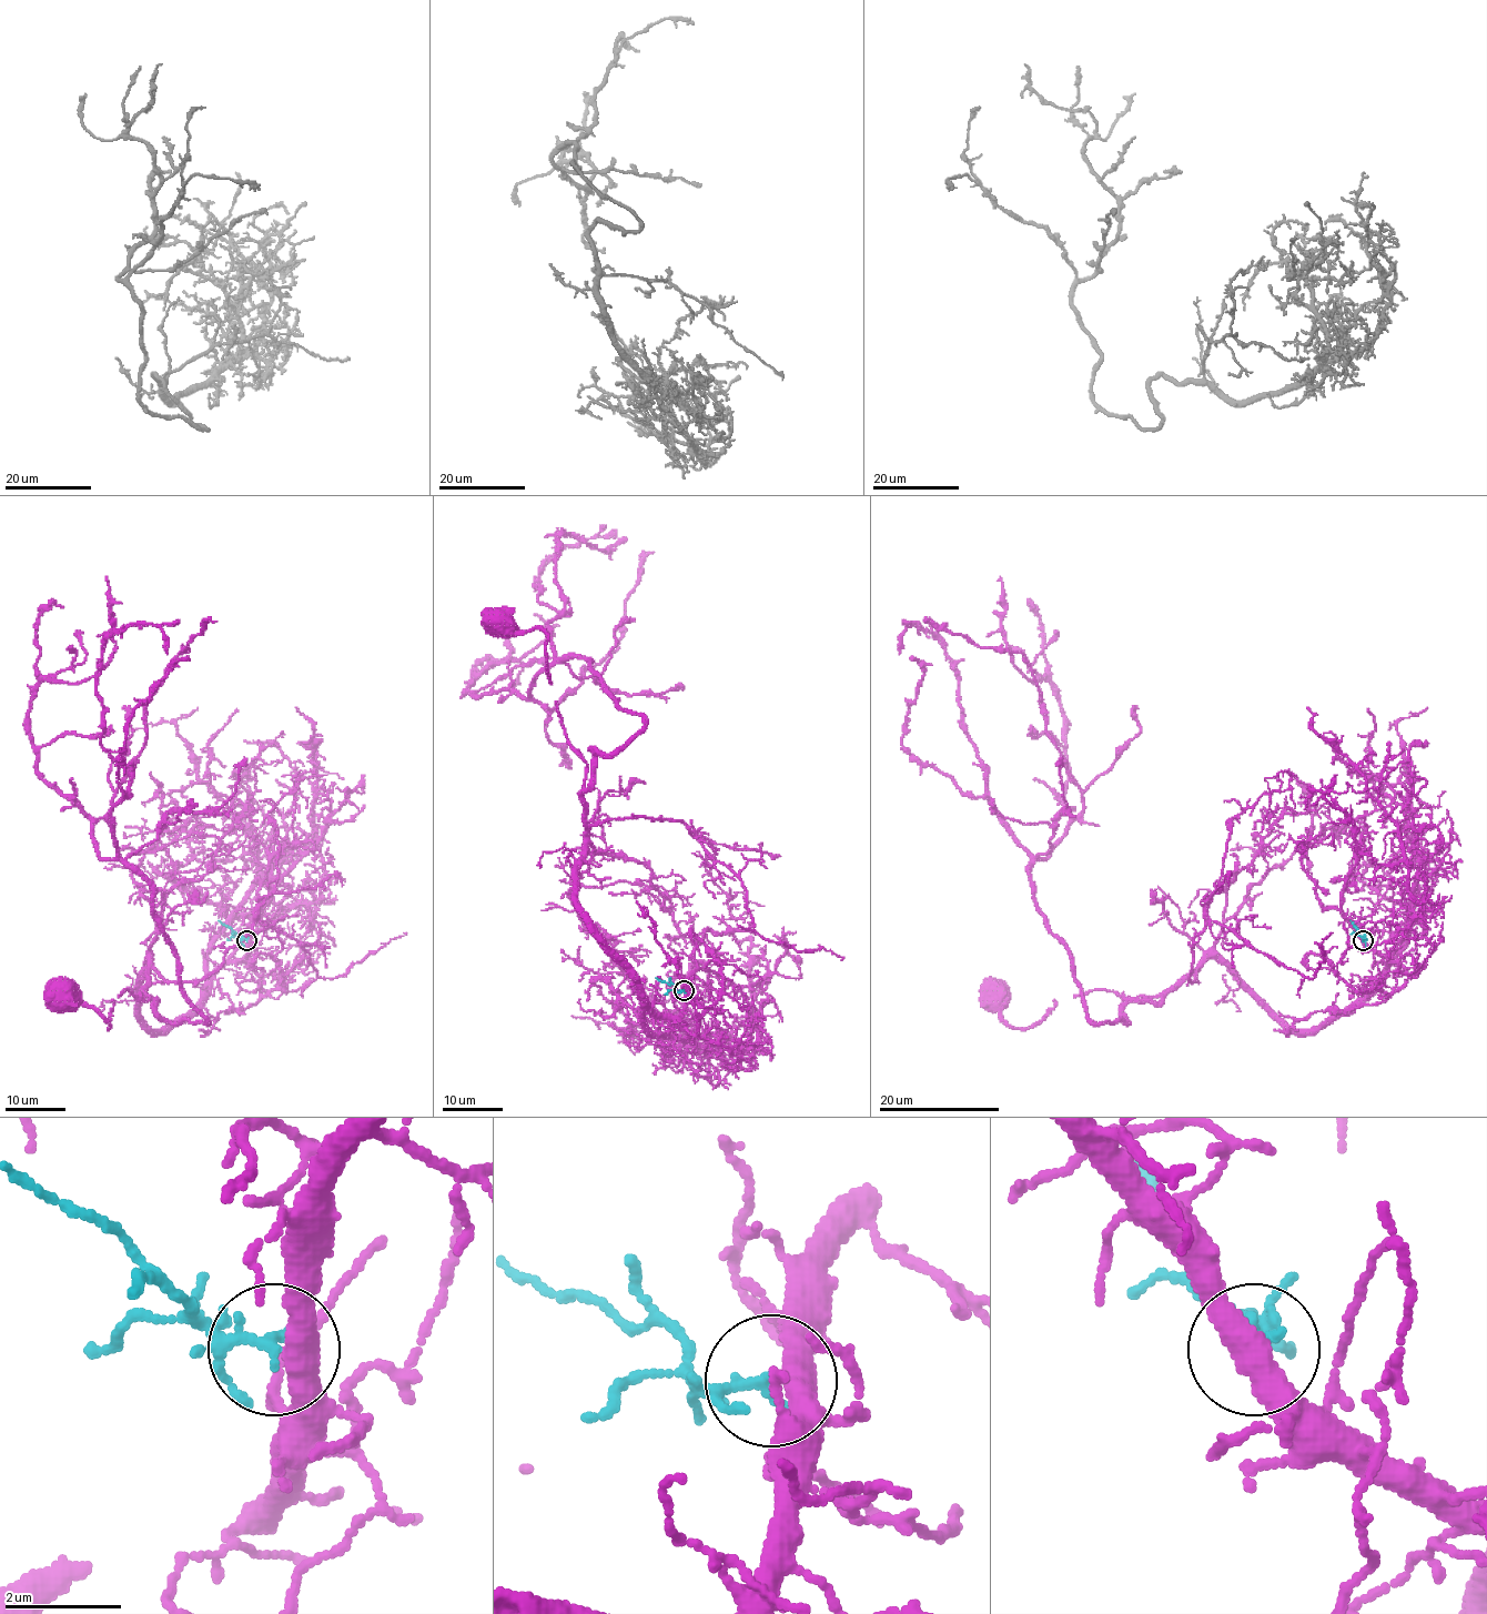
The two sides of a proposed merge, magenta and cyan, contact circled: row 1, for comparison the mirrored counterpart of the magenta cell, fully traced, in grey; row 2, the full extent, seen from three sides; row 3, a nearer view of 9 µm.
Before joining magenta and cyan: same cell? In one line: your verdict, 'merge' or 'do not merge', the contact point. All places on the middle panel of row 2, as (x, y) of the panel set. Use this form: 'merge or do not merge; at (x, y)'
merge; at (684, 990)

